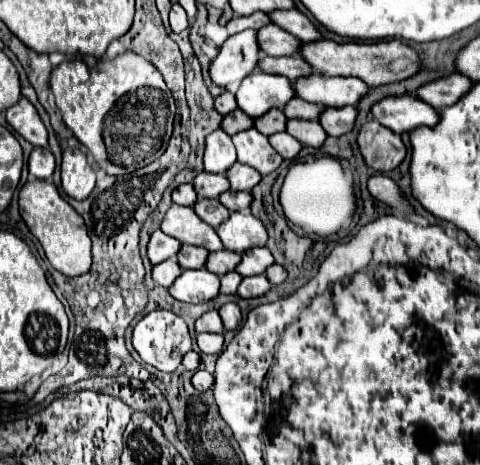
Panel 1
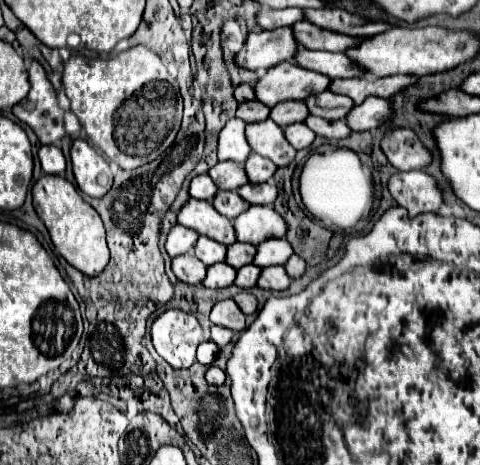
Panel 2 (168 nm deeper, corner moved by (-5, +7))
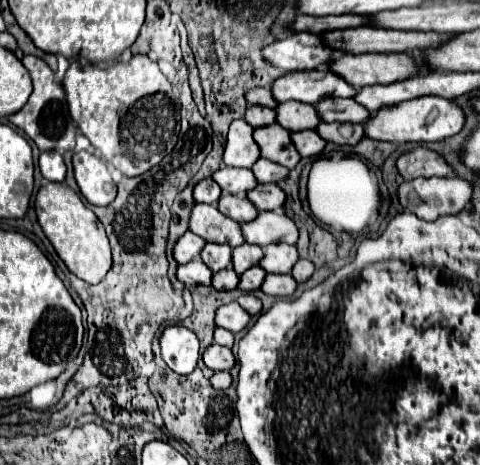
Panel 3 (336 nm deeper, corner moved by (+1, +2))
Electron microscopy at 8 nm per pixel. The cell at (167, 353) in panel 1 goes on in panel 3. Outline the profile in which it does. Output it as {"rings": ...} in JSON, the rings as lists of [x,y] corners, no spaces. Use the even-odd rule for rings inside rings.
{"rings":[[[171,325],[161,335],[161,355],[171,371],[189,375],[199,363],[199,339],[183,325]]]}

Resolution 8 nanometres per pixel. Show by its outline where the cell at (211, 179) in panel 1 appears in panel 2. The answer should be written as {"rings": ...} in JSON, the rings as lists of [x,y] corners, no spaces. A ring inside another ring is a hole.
{"rings":[[[217,162],[207,174],[219,190],[237,190],[239,186],[247,184],[247,174],[237,162]]]}

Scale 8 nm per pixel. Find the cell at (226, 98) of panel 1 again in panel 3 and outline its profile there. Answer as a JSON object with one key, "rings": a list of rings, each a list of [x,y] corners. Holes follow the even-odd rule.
{"rings":[[[253,87],[247,91],[245,97],[251,105],[263,105],[263,107],[271,107],[271,109],[275,109],[279,105],[277,101],[273,101],[271,89],[265,89],[265,87]]]}

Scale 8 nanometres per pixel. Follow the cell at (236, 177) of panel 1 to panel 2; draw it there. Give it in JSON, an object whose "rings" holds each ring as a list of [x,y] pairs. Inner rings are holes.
{"rings":[[[251,154],[247,158],[247,162],[245,162],[245,172],[247,172],[247,178],[249,178],[251,184],[271,180],[275,170],[277,170],[277,166],[271,160],[267,160],[267,158],[259,156],[259,154]]]}

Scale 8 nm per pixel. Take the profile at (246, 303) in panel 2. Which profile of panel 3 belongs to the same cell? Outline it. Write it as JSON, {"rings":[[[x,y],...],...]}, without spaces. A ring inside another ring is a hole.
{"rings":[[[247,293],[247,295],[241,295],[237,301],[239,301],[239,305],[241,305],[243,309],[247,309],[251,315],[257,315],[257,313],[261,311],[261,307],[263,307],[261,301],[259,301],[255,295],[249,295],[249,293]]]}

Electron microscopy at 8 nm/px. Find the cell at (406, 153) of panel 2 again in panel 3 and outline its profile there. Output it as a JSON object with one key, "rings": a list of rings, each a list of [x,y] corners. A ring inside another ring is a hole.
{"rings":[[[417,147],[397,159],[397,169],[403,179],[417,179],[417,177],[449,177],[453,175],[453,167],[435,151]]]}

